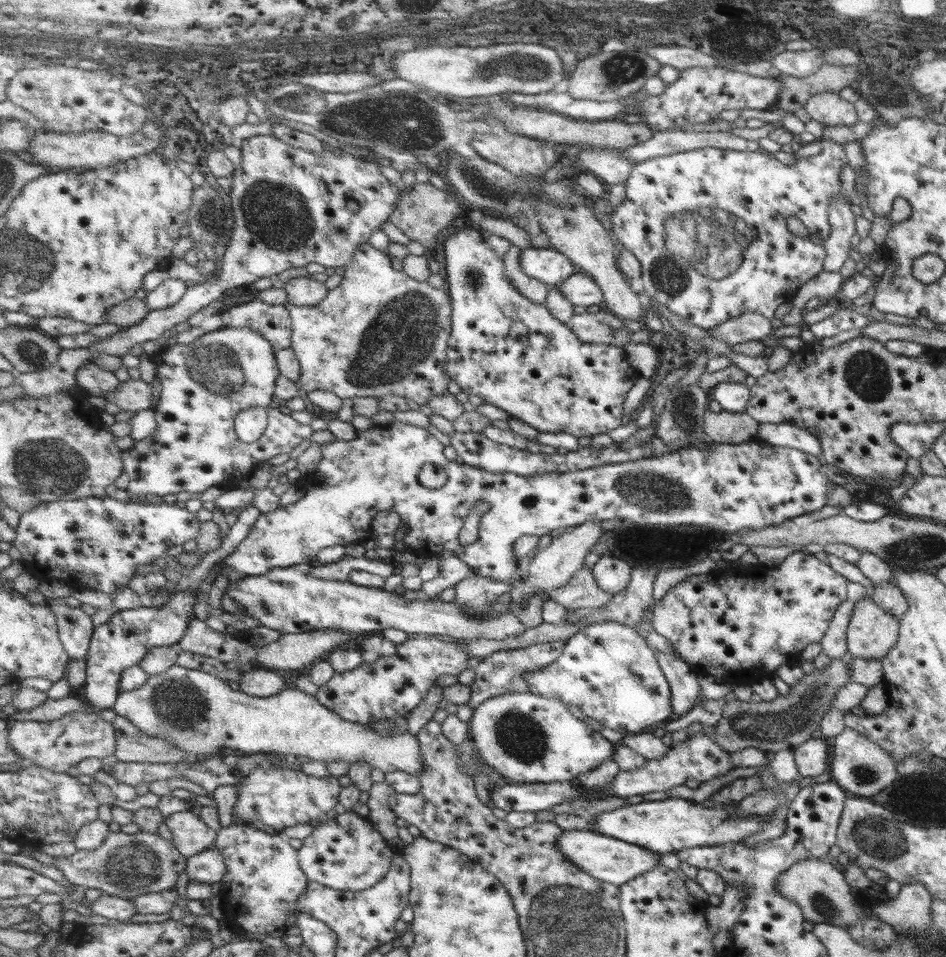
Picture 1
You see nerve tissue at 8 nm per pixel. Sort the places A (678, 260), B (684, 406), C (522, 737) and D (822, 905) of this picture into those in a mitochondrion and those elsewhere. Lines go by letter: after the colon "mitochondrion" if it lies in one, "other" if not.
A: mitochondrion
B: mitochondrion
C: mitochondrion
D: mitochondrion

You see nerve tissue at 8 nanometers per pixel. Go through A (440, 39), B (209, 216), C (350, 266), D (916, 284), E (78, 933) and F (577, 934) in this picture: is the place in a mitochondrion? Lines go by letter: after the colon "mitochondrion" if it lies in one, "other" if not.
A: mitochondrion
B: mitochondrion
C: other
D: other
E: other
F: mitochondrion

